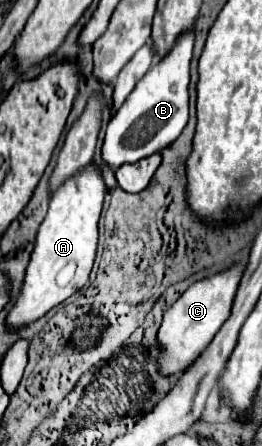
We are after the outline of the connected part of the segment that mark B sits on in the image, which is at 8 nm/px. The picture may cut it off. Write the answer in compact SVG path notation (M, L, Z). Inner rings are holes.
M185 32L169 56L159 64L153 64L135 86L135 92L125 100L123 108L111 118L103 142L103 162L109 168L117 170L123 164L137 162L155 152L161 152L165 146L177 140L189 118L189 62L193 48L193 32Z

